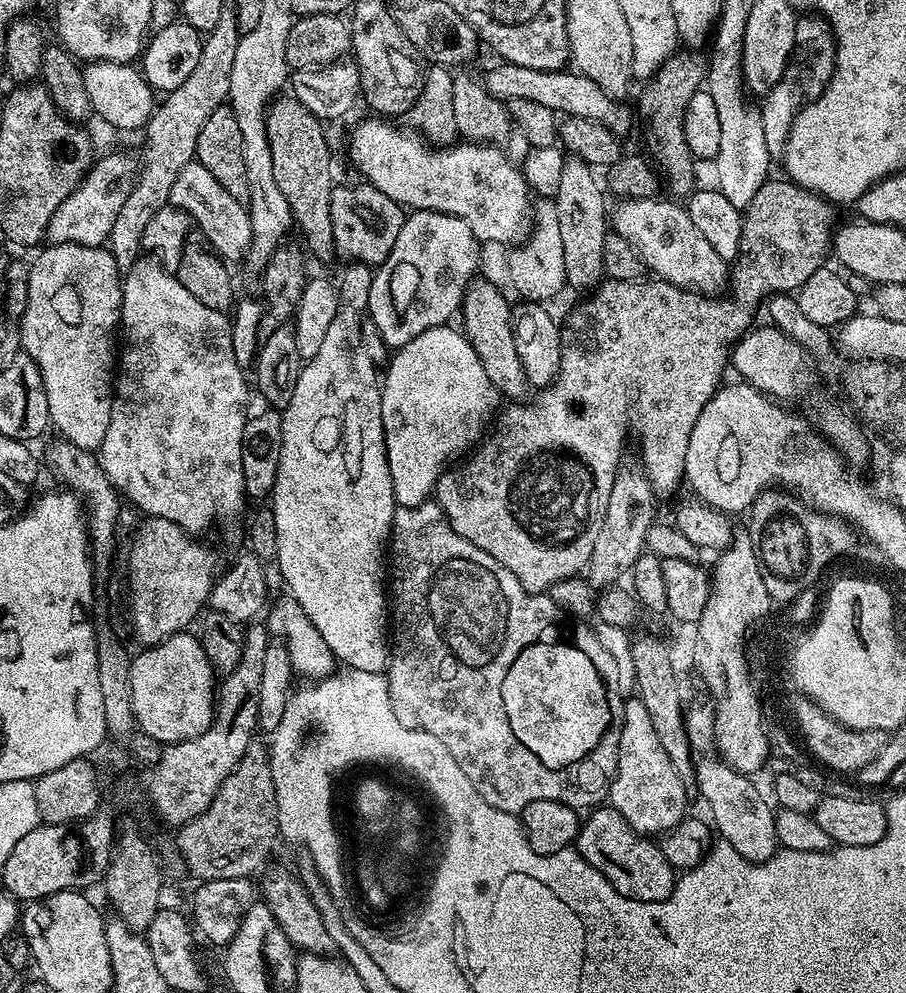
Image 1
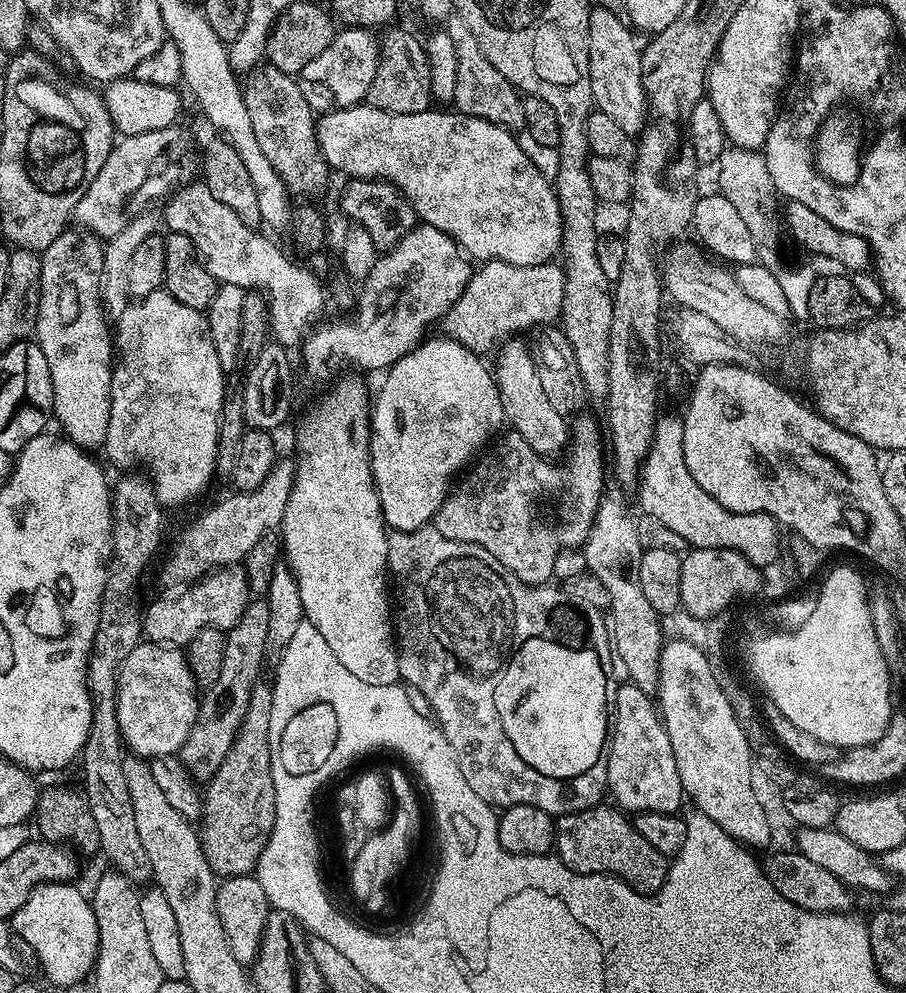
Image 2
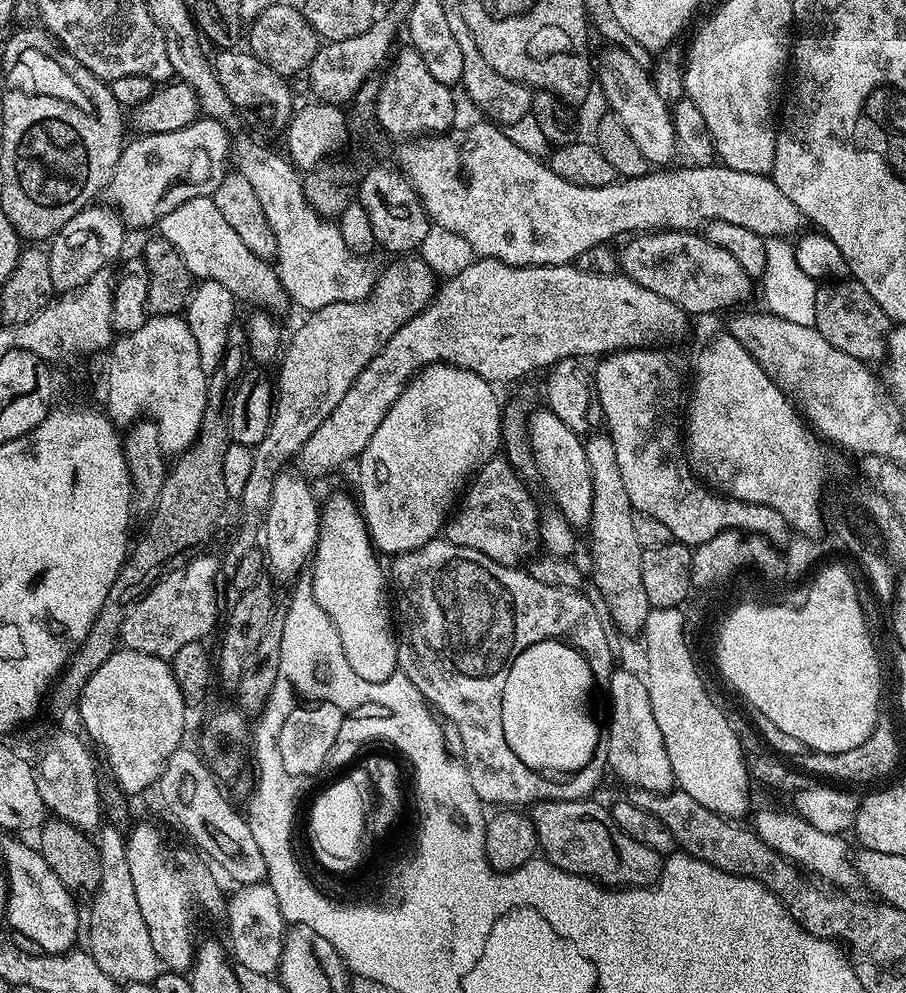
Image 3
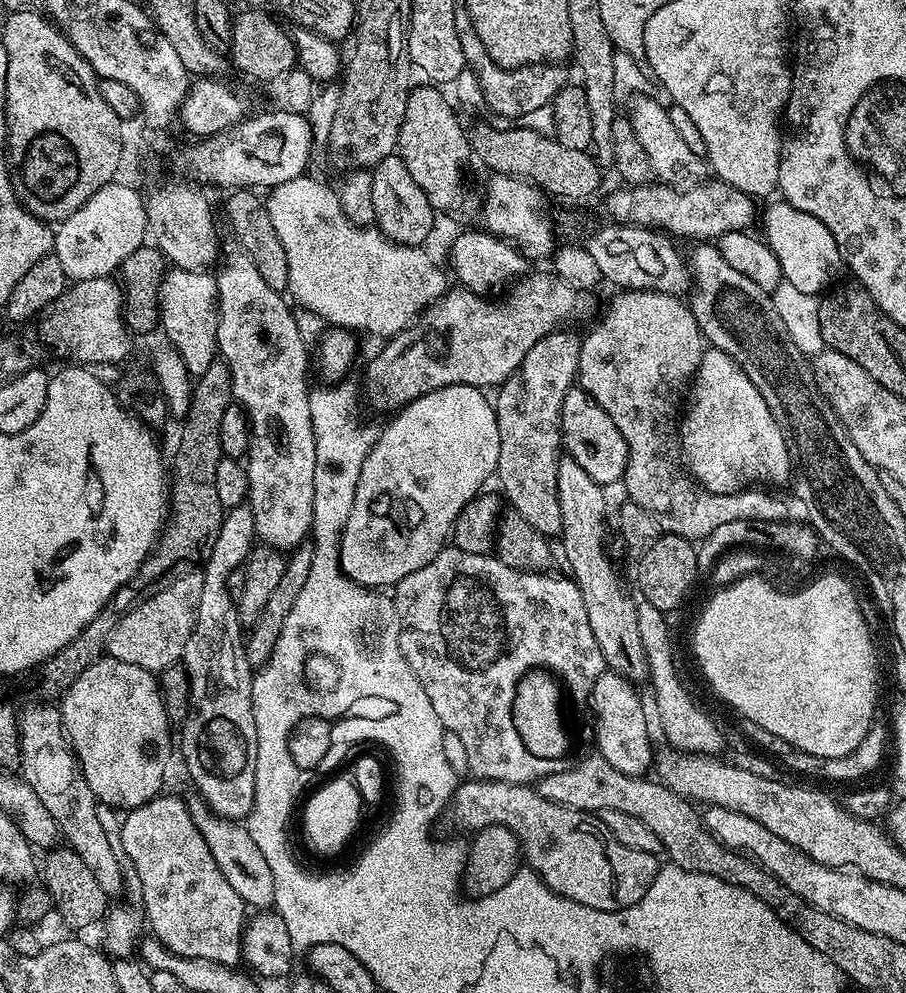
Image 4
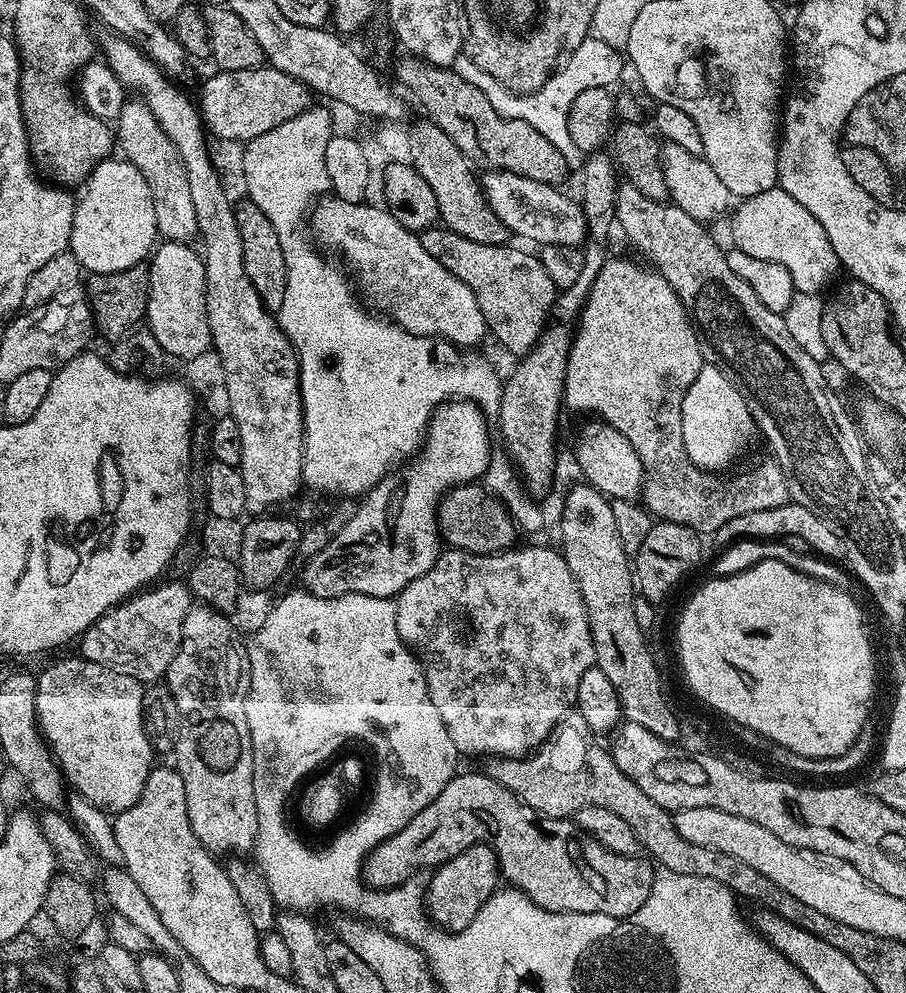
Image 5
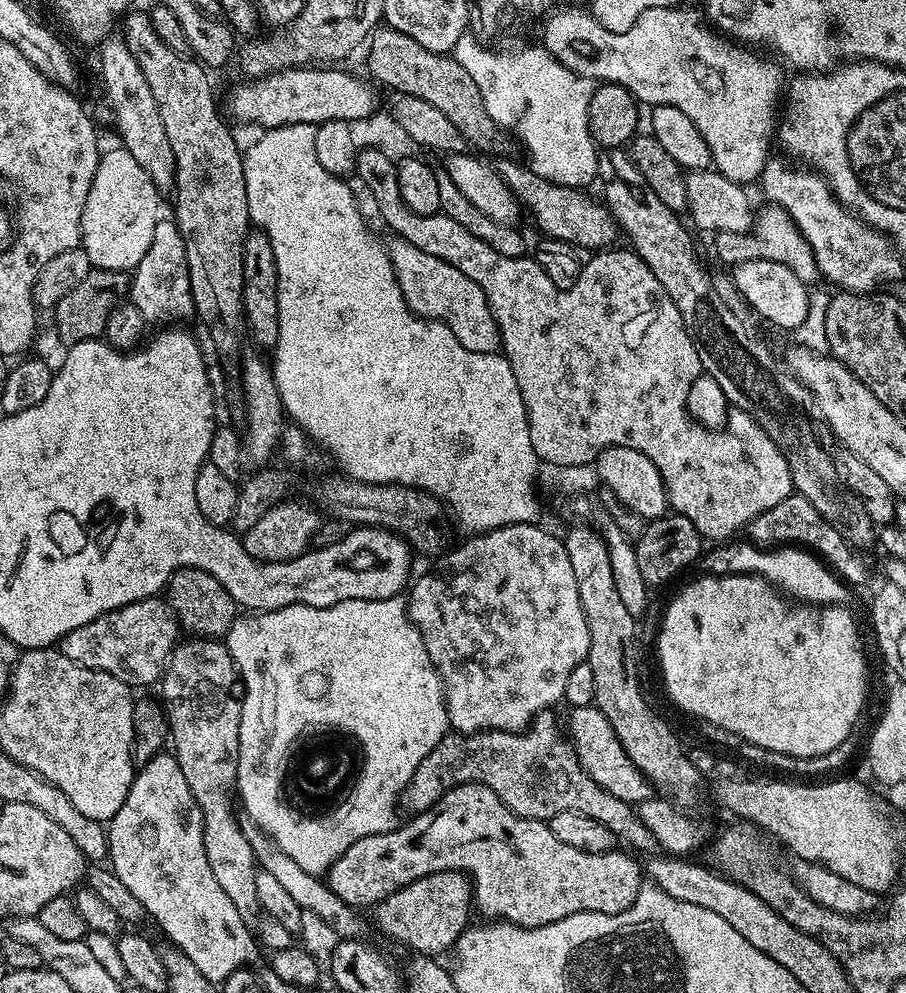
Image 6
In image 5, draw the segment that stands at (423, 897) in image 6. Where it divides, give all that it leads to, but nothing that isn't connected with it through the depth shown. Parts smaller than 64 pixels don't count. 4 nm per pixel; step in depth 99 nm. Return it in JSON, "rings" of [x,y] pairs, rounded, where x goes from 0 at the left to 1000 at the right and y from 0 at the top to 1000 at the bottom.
{"rings":[[[524,850],[519,852],[510,860],[497,864],[485,874],[476,879],[477,887],[470,890],[470,917],[472,925],[481,932],[482,935],[489,935],[491,939],[509,939],[519,933],[519,928],[532,916],[532,912],[549,898],[550,891],[553,889],[552,869],[547,863],[547,858],[540,850]]]}

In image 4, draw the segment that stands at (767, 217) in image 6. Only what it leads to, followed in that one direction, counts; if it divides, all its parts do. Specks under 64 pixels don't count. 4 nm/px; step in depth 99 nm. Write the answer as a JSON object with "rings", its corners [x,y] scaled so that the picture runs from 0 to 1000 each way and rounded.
{"rings":[[[869,203],[860,204],[850,206],[844,213],[842,210],[841,240],[850,252],[854,252],[854,260],[859,260],[865,273],[865,282],[874,285],[877,291],[885,292],[886,296],[904,299],[924,285],[923,277],[932,270],[925,244],[921,244],[921,236],[916,236],[898,216],[890,216],[890,211],[881,211]]]}

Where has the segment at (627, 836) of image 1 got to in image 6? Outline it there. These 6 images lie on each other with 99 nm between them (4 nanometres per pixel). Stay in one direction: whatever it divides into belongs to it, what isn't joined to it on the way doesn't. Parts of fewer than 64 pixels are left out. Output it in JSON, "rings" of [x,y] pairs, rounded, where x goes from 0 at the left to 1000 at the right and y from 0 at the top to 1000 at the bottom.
{"rings":[[[522,788],[498,794],[480,812],[470,818],[458,819],[451,830],[443,829],[432,838],[413,840],[391,846],[372,864],[360,879],[362,894],[389,914],[419,910],[427,902],[444,896],[461,884],[485,878],[511,878],[521,887],[523,914],[539,928],[560,928],[577,935],[603,933],[629,920],[659,918],[682,920],[690,918],[704,904],[709,893],[709,870],[683,856],[651,860],[638,856],[611,841],[598,826],[576,824],[562,816],[554,804],[534,790]]]}

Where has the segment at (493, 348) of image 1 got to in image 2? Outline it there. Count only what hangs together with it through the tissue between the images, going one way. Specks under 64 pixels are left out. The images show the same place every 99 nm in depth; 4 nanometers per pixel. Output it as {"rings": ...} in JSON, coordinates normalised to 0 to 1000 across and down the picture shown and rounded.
{"rings":[[[574,340],[557,342],[545,359],[545,378],[554,401],[556,421],[564,434],[581,441],[581,445],[585,445],[595,459],[609,461],[613,460],[613,455],[621,456],[626,452],[629,446],[629,427],[604,403],[603,396],[598,393],[598,384],[594,381],[594,373],[589,369],[586,349],[576,343]]]}

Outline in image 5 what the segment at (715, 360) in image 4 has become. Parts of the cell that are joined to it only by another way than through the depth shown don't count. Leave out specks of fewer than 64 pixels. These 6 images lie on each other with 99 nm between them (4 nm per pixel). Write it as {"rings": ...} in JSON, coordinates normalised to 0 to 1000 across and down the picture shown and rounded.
{"rings":[[[778,366],[770,373],[770,381],[762,385],[762,393],[753,401],[753,445],[757,449],[757,457],[762,465],[777,472],[778,475],[798,476],[802,467],[808,467],[821,455],[821,450],[832,439],[830,415],[826,412],[826,405],[821,401],[811,383],[797,371],[789,371],[787,367]]]}

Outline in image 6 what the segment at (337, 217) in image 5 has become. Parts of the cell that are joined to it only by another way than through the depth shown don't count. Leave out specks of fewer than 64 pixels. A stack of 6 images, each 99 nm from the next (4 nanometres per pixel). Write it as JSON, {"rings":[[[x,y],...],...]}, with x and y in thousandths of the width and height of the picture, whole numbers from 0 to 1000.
{"rings":[[[443,240],[429,241],[426,249],[428,259],[433,261],[437,283],[455,314],[469,318],[471,322],[489,322],[497,332],[501,332],[506,344],[510,344],[514,352],[545,354],[553,349],[547,321],[528,284],[514,280],[510,272],[488,264],[488,260],[479,260],[470,256],[470,252],[461,252],[461,248]]]}

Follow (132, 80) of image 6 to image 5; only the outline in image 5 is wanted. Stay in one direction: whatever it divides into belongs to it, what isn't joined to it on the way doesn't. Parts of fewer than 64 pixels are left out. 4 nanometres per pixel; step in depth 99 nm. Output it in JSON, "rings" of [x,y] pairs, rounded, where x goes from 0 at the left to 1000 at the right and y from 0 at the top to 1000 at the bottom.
{"rings":[[[153,99],[138,100],[135,107],[135,115],[126,123],[126,137],[134,149],[136,160],[155,172],[155,177],[166,187],[166,195],[170,203],[170,220],[172,221],[172,233],[182,243],[196,242],[208,244],[217,237],[216,221],[214,220],[214,202],[210,200],[210,183],[205,183],[205,171],[196,159],[196,151],[192,151],[192,143],[183,139],[179,127],[174,127],[174,119],[166,115],[166,107],[161,107]]]}

